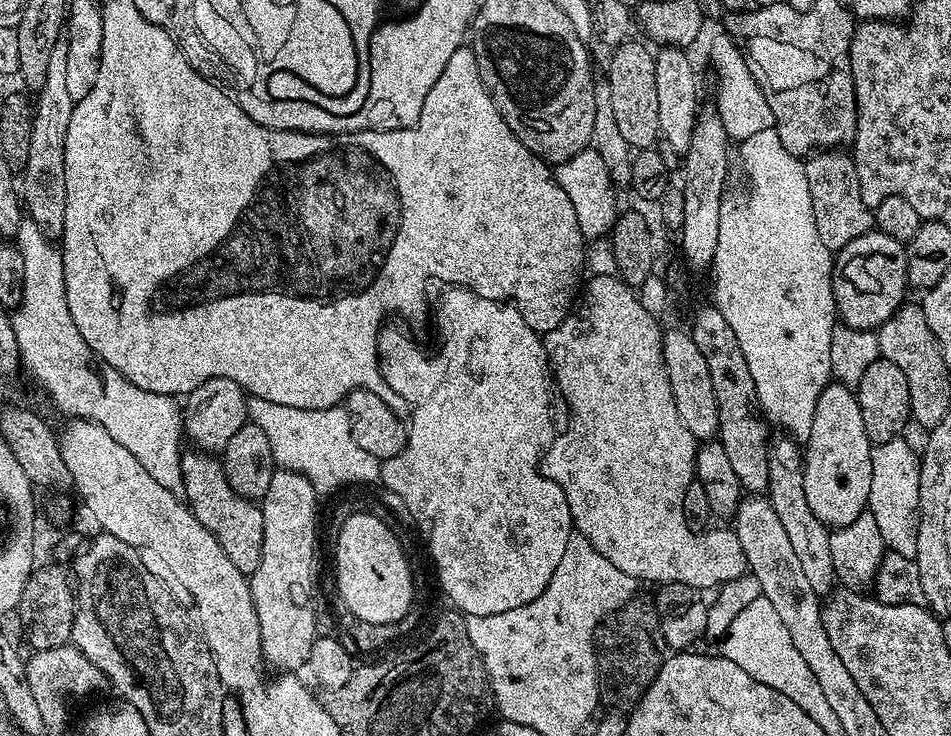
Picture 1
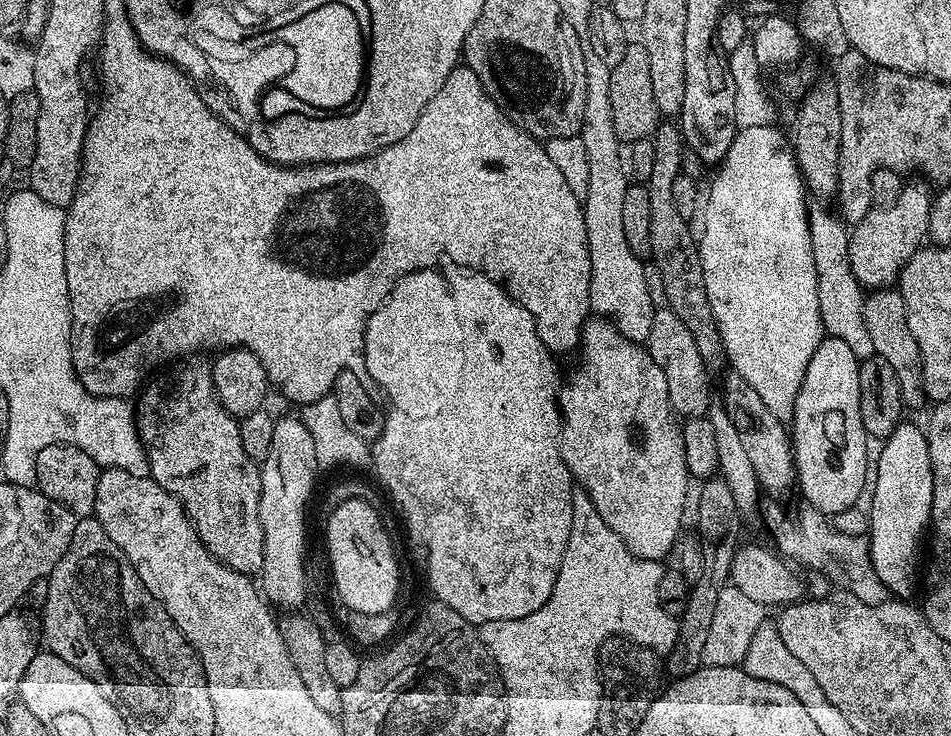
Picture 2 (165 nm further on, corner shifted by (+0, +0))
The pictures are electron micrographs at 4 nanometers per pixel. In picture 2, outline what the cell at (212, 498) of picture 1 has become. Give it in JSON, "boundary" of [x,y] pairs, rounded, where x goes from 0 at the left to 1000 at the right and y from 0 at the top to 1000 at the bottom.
{"boundary":[[[202,495],[199,500],[185,500],[178,511],[168,511],[165,516],[157,515],[150,523],[149,531],[146,534],[147,545],[142,545],[141,558],[143,561],[143,587],[147,591],[147,599],[151,607],[151,615],[156,624],[156,645],[166,660],[170,660],[176,666],[183,678],[189,681],[193,689],[193,697],[198,700],[202,713],[206,716],[208,731],[217,742],[225,760],[231,761],[238,770],[252,777],[256,783],[265,785],[278,776],[278,732],[275,731],[275,704],[271,698],[271,682],[273,681],[273,630],[263,622],[263,617],[259,617],[259,610],[254,606],[254,595],[252,594],[252,577],[249,567],[243,565],[238,556],[231,550],[231,542],[227,538],[225,530],[225,519],[223,518],[223,507],[218,499],[215,500],[210,495]]]}

